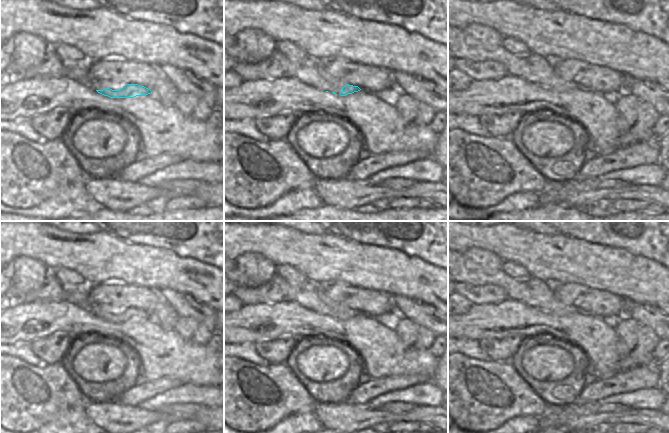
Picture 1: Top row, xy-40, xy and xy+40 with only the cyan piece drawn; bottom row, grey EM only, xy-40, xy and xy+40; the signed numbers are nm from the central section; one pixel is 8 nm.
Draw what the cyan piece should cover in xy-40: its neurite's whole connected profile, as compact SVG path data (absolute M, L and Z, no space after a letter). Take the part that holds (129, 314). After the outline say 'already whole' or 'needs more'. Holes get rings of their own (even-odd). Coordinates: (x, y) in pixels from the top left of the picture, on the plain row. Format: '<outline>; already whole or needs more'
M87 286L72 292L67 292L65 298L110 322L134 322L136 320L152 318L150 313L138 308L126 308L120 314L112 314L110 312L104 313L87 297Z; needs more

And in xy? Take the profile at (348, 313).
M275 274L271 279L282 291L285 300L292 300L318 314L346 320L361 313L329 301L323 293L323 286L310 282L302 286L292 286L289 282Z; needs more

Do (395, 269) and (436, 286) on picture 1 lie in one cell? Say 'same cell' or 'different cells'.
same cell

